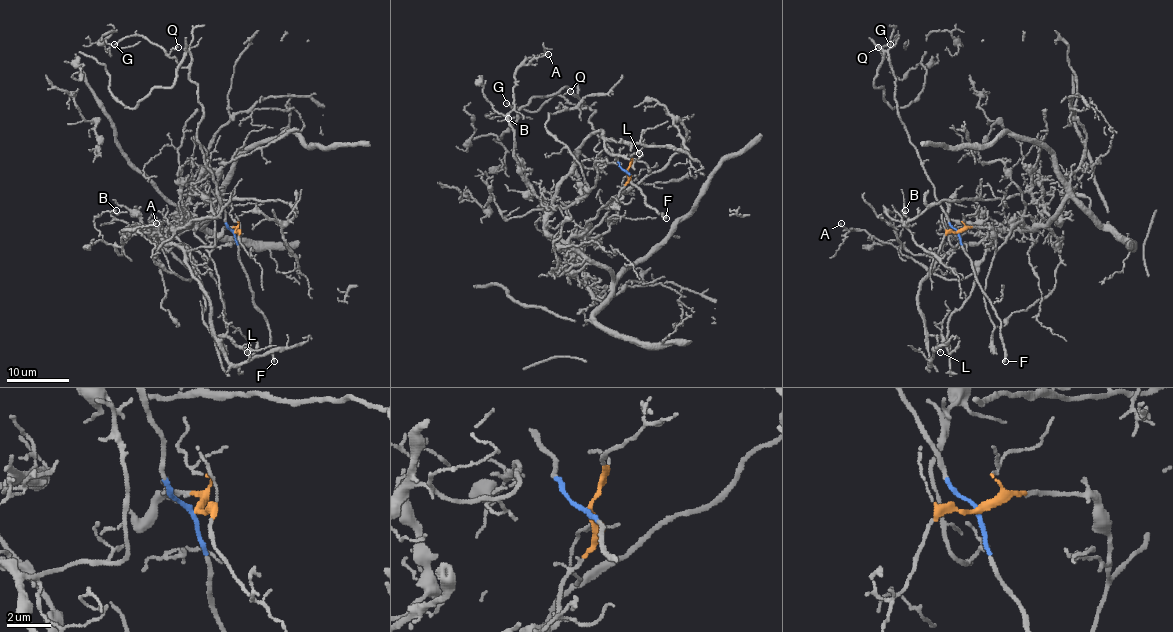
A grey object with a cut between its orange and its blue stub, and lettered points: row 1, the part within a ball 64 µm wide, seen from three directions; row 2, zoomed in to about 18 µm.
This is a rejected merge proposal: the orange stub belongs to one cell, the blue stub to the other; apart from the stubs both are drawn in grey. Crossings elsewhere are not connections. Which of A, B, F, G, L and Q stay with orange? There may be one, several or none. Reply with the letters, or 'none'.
A, B, L

